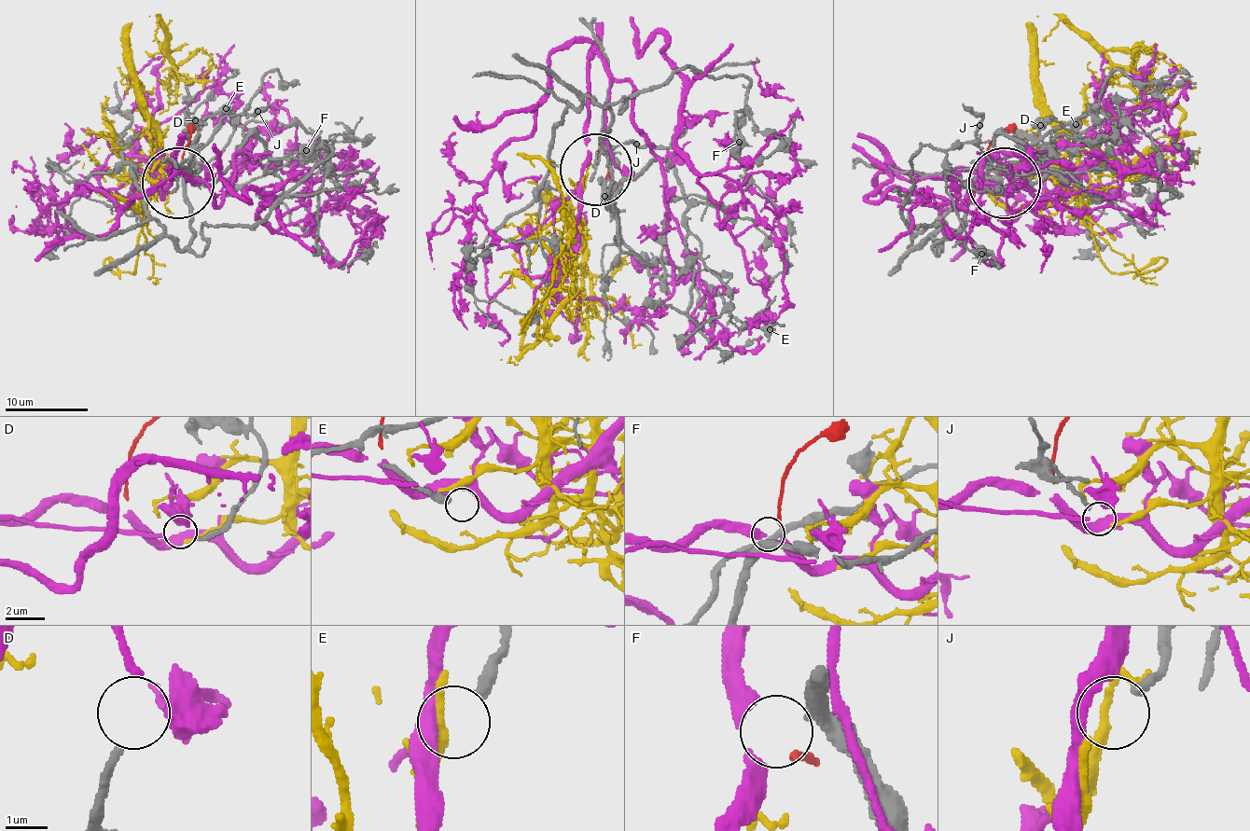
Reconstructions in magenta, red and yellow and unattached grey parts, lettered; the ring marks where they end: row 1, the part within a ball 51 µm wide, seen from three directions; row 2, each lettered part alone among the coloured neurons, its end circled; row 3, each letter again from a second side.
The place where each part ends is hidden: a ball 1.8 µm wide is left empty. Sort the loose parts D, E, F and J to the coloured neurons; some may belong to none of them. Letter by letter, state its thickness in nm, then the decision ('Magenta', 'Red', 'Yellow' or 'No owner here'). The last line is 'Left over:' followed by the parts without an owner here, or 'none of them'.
D: Thickness 200 nm. Magenta
E: Thickness 320 nm. No owner here
F: Thickness 360 nm. Red
J: Thickness 180 nm. Yellow
Left over: E

